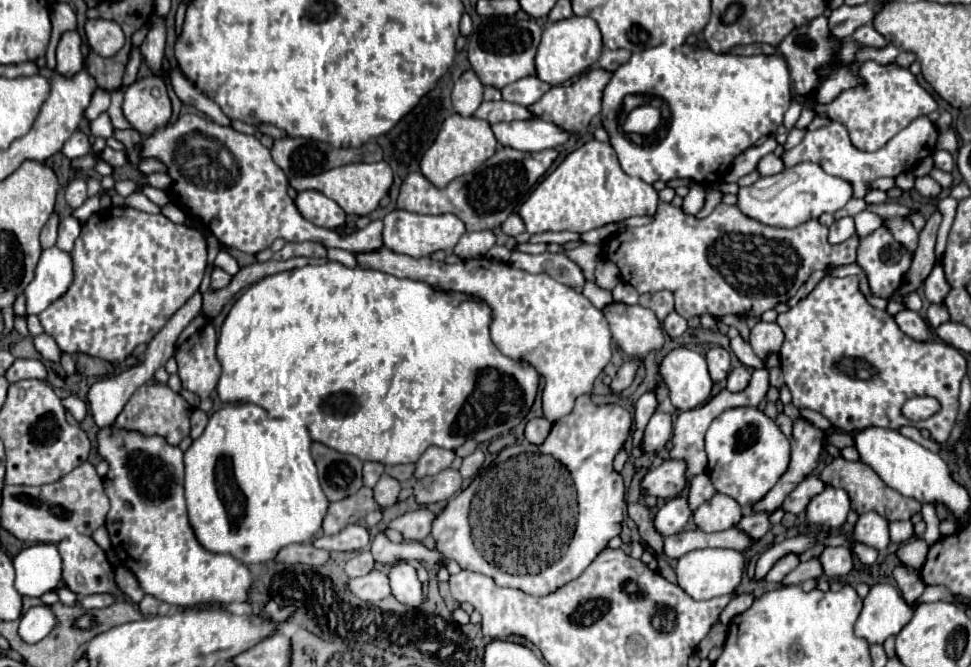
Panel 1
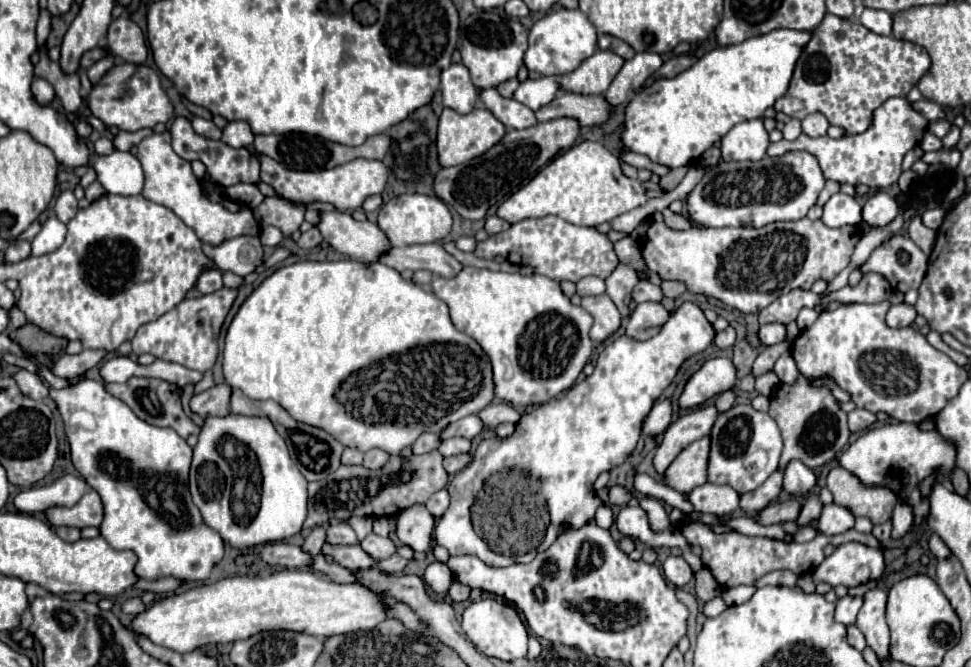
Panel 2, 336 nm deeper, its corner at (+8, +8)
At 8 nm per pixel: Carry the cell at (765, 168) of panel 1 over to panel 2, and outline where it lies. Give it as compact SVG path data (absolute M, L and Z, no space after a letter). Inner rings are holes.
M749 119L737 123L725 137L721 137L721 157L725 161L759 161L769 147L769 135L763 119Z

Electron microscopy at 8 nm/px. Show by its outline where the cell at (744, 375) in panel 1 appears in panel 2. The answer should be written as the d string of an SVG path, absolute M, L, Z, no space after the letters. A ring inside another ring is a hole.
M725 391L725 393L717 395L717 399L715 399L715 407L717 407L717 411L719 411L719 413L725 413L727 409L731 409L733 401L735 401L733 391Z

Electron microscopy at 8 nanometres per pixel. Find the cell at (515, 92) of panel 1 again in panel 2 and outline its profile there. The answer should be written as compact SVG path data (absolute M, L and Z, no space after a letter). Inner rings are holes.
M557 77L527 79L527 81L523 81L517 87L513 99L517 99L519 103L527 105L533 111L537 111L537 109L549 105L555 99L555 95L557 95L559 89L561 89L561 85L559 85L559 79Z

